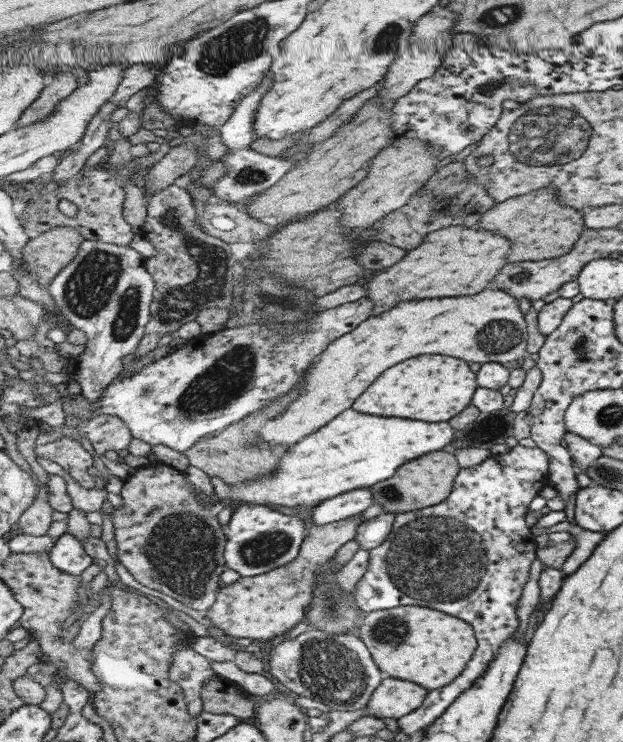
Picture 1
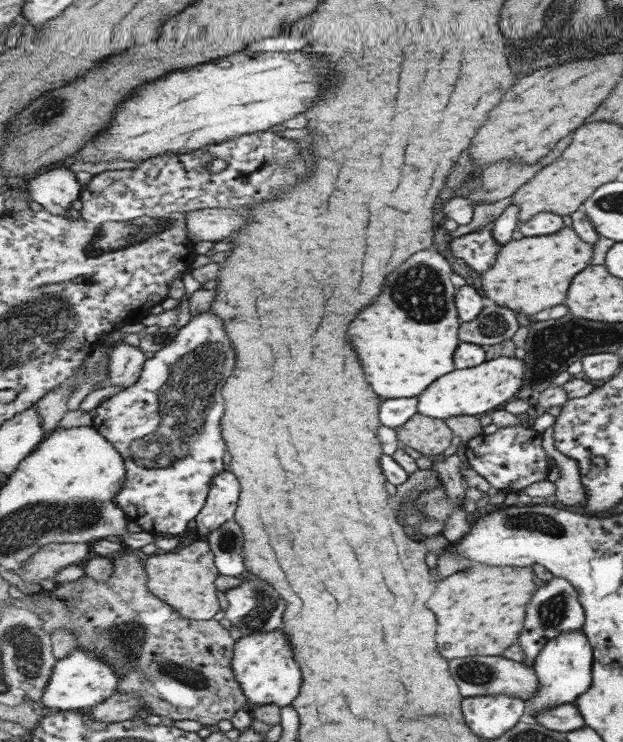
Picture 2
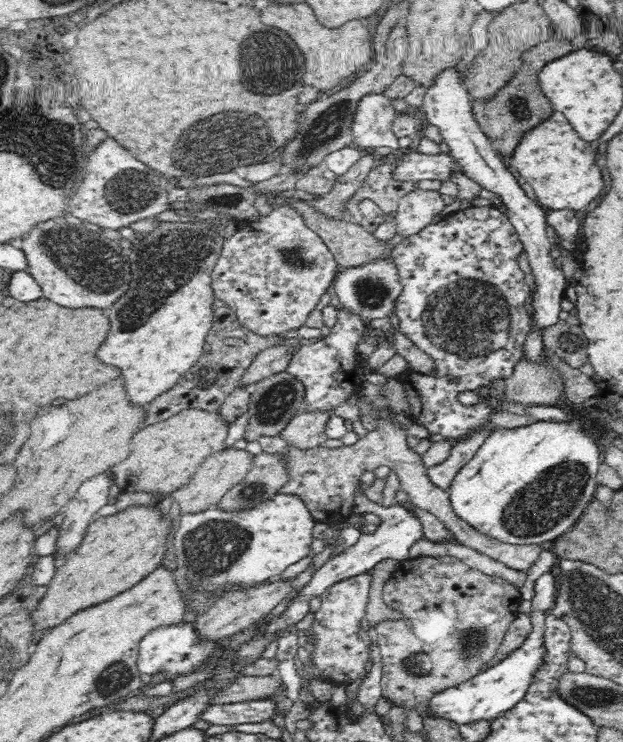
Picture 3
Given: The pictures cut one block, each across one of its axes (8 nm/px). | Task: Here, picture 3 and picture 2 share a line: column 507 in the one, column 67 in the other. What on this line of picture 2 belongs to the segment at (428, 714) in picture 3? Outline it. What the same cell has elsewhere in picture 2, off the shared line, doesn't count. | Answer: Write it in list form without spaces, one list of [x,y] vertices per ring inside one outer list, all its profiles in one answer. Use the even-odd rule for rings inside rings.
[[[77,647],[67,654],[67,658],[62,659],[56,665],[41,704],[51,710],[56,710],[56,712],[81,710],[81,708],[92,709],[116,695],[119,687],[120,677],[112,665],[103,661],[97,652]]]

